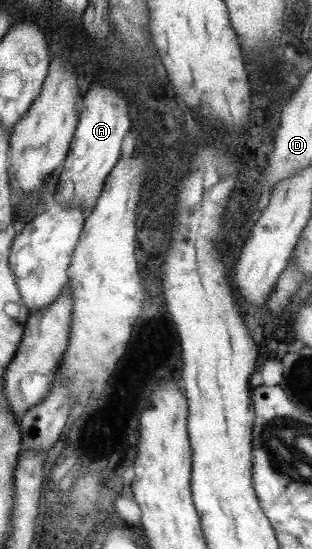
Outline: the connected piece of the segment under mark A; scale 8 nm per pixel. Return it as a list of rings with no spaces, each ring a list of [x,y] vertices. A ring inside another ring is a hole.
[[[92,83],[81,97],[81,104],[74,136],[70,140],[62,170],[57,176],[52,202],[74,205],[88,215],[102,191],[107,174],[119,163],[121,143],[130,129],[130,121],[126,99],[102,83]]]

